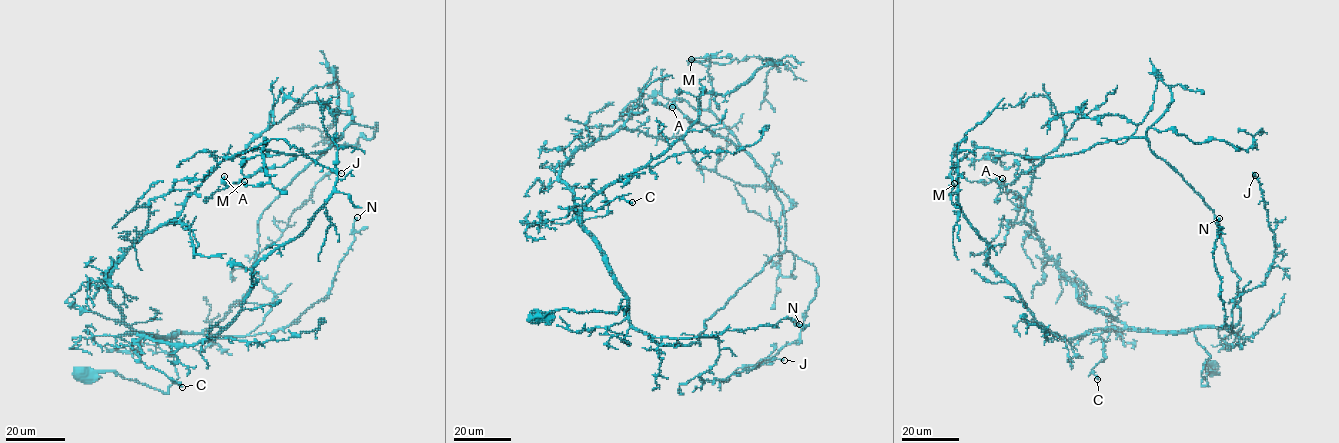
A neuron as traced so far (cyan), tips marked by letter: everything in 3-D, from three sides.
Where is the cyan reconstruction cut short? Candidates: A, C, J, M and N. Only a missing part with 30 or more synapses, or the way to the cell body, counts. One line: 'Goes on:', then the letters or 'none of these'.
Goes on: none of these

